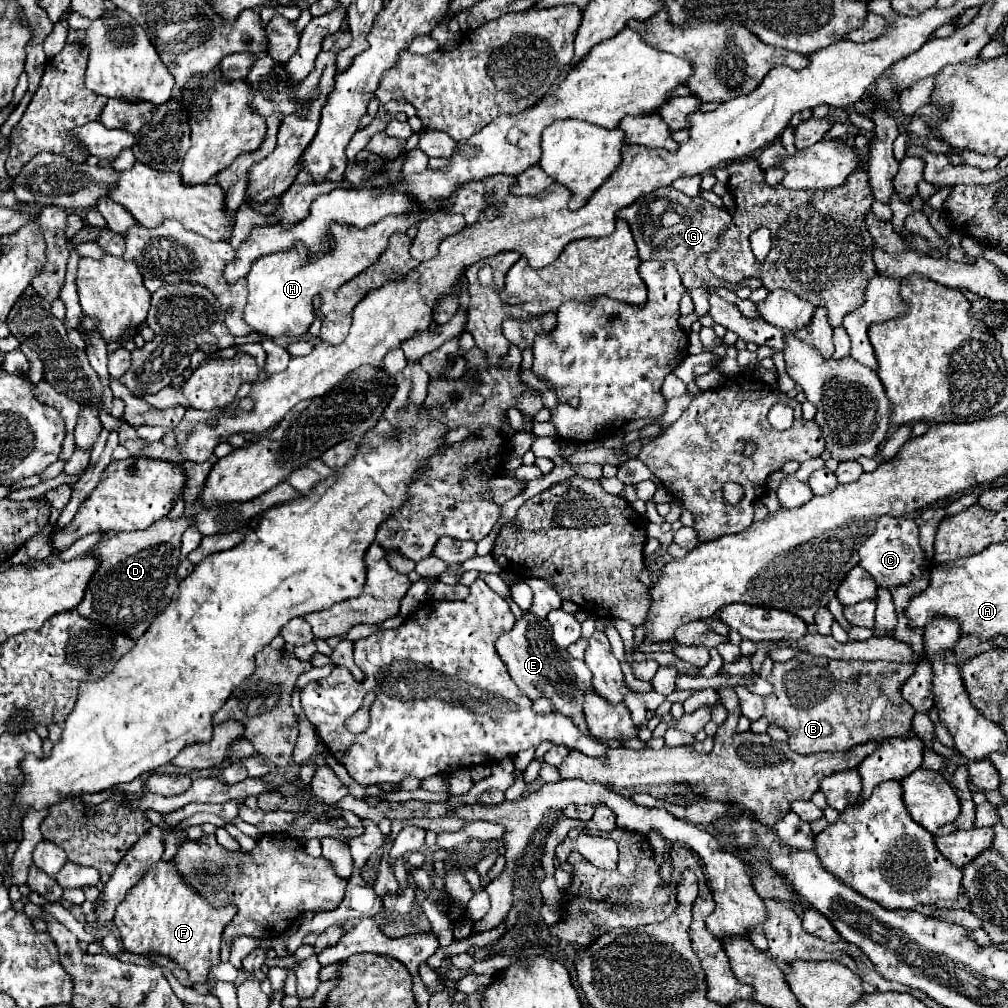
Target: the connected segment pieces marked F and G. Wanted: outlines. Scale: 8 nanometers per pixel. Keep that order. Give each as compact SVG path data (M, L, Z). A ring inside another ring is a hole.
M157 863L149 873L127 893L125 901L115 911L115 925L125 951L135 955L163 955L179 969L187 971L191 987L207 981L211 967L219 965L221 933L233 919L235 907L213 909L191 887L179 879L173 863Z
M661 187L659 191L653 191L641 197L639 201L635 201L633 205L621 209L617 217L629 223L635 243L639 247L639 259L641 261L653 261L653 259L673 261L677 265L677 271L681 275L681 283L685 289L695 289L695 287L737 289L739 287L739 285L727 285L715 279L715 275L711 275L711 271L707 269L707 253L717 247L719 233L723 233L731 223L731 215L725 209L715 207L701 197L691 199L673 187Z

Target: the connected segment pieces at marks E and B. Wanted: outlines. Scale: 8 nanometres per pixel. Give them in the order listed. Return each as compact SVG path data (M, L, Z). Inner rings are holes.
M525 611L525 615L515 623L513 631L503 633L495 645L501 659L507 663L507 669L515 685L531 701L539 697L547 697L553 703L553 711L573 719L573 723L577 723L577 727L585 735L589 735L585 725L585 715L583 715L583 695L591 691L591 671L587 669L585 661L577 661L569 657L569 653L565 649L559 649L557 645L553 655L553 637L551 637L551 627L547 619L539 621Z
M801 653L785 663L775 663L769 683L775 687L771 695L765 697L765 717L769 725L783 727L789 733L789 747L799 755L811 753L835 753L849 751L855 745L867 741L879 741L885 737L895 737L911 729L911 719L915 709L901 697L903 683L913 675L913 663L889 663L889 661L835 661L825 657L813 657ZM859 673L859 681L853 683L853 675Z

